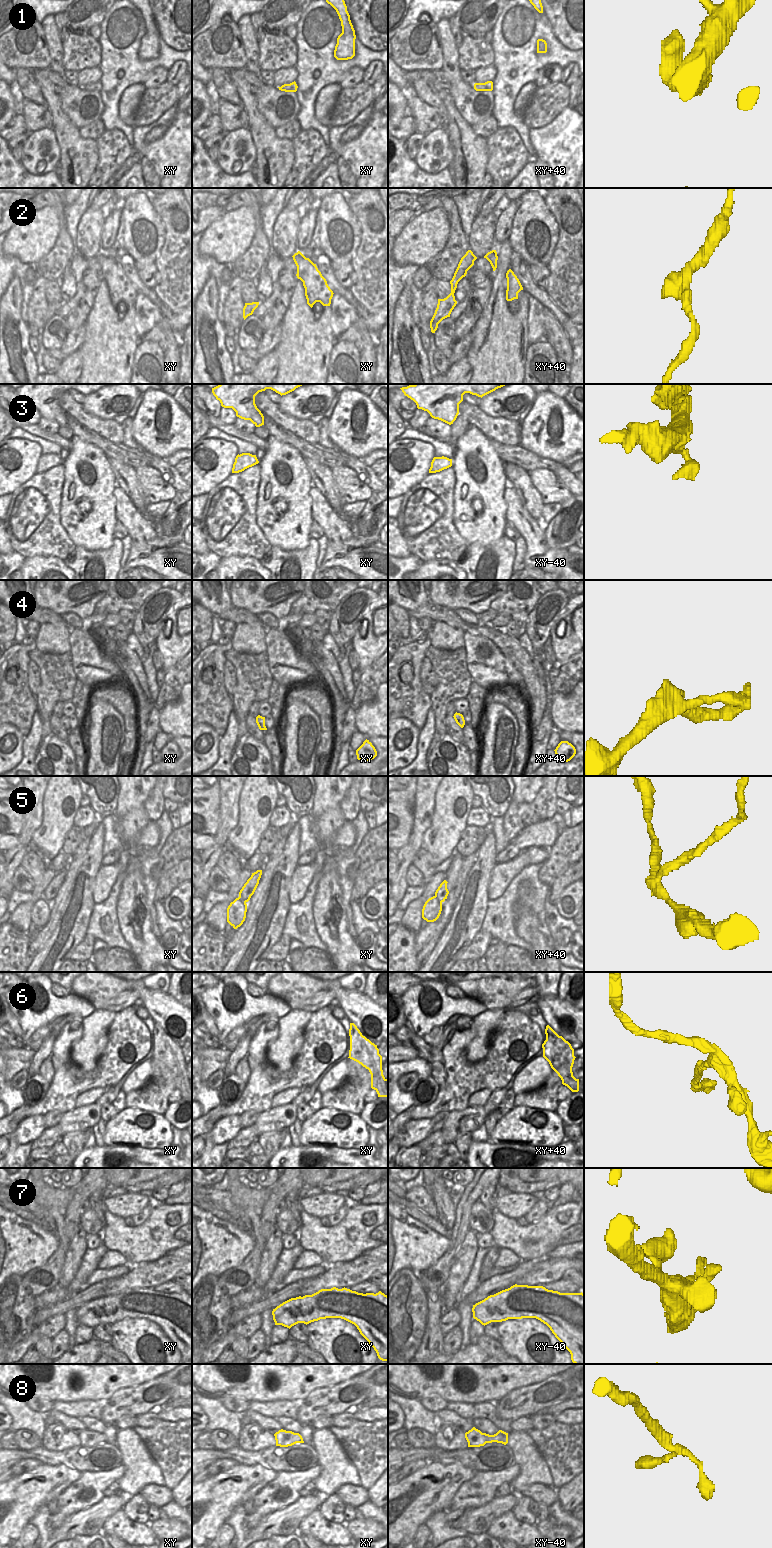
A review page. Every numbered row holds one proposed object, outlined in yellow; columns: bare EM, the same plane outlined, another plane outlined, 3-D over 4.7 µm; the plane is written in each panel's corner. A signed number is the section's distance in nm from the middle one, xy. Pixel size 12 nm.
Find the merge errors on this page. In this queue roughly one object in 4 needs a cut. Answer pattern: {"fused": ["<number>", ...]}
{"fused": ["5", "6"]}

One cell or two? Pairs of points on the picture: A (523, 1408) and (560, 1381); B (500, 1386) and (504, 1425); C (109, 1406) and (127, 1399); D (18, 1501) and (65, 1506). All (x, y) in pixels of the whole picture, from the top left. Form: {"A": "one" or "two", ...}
{"A": "one", "B": "two", "C": "one", "D": "two"}

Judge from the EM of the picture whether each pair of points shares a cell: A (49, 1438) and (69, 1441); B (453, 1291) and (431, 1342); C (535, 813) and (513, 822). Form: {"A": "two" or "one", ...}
{"A": "one", "B": "two", "C": "one"}

